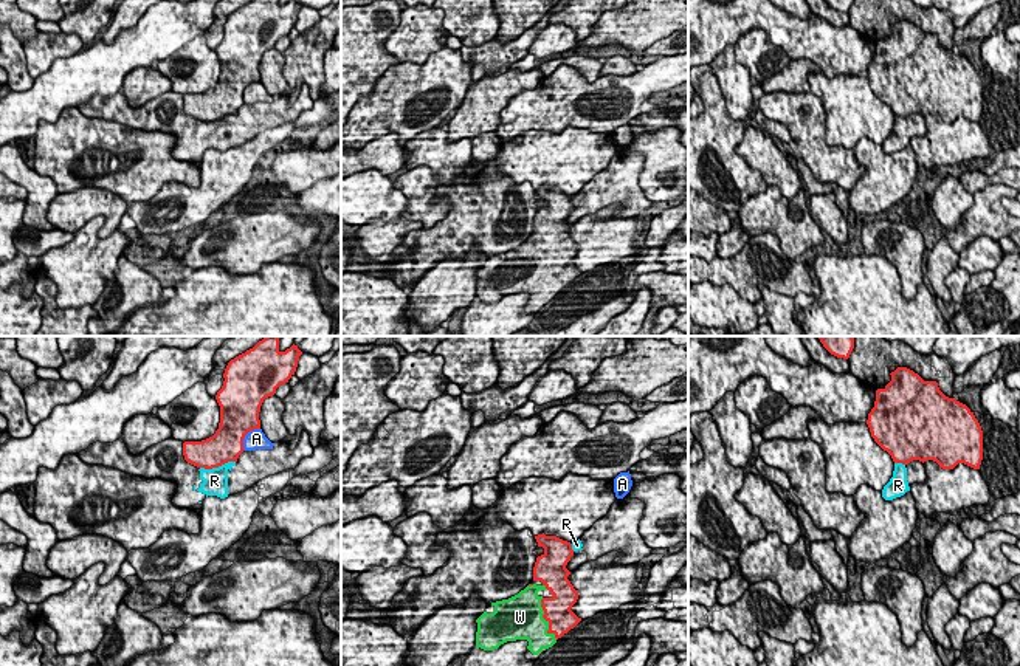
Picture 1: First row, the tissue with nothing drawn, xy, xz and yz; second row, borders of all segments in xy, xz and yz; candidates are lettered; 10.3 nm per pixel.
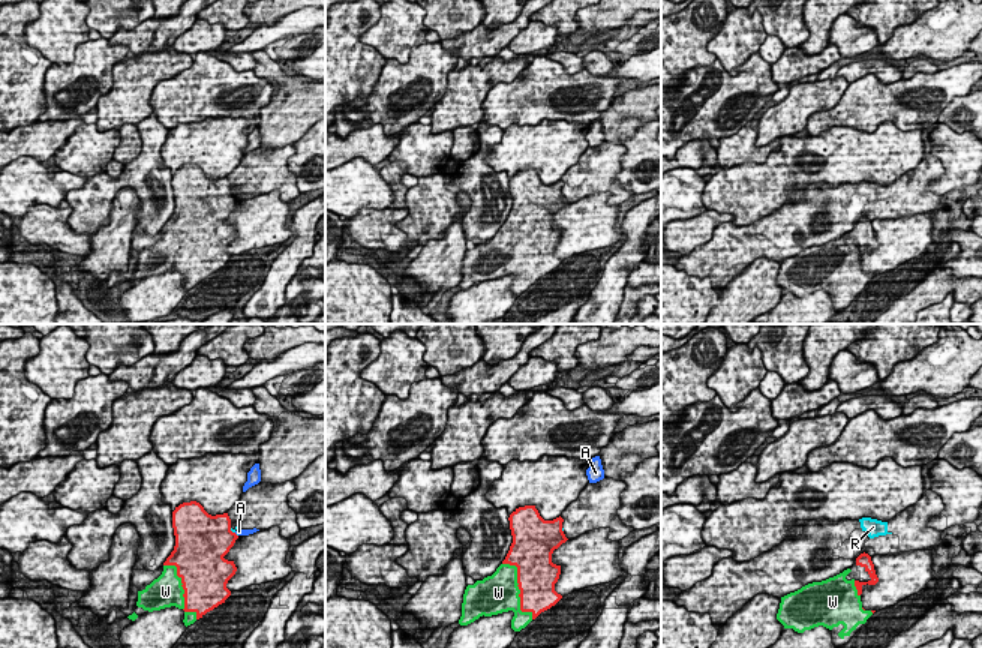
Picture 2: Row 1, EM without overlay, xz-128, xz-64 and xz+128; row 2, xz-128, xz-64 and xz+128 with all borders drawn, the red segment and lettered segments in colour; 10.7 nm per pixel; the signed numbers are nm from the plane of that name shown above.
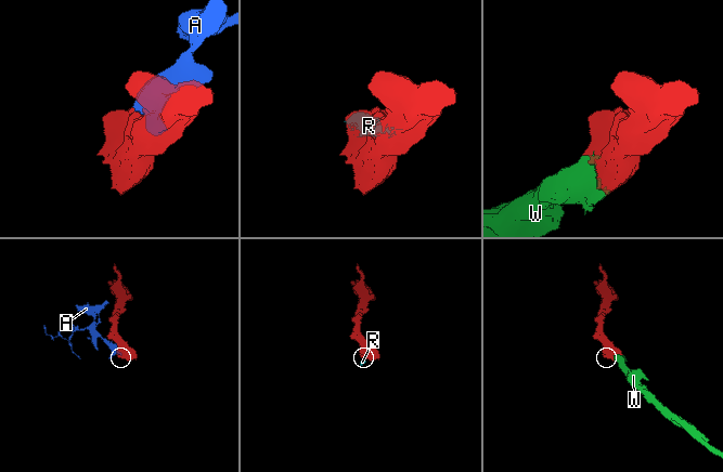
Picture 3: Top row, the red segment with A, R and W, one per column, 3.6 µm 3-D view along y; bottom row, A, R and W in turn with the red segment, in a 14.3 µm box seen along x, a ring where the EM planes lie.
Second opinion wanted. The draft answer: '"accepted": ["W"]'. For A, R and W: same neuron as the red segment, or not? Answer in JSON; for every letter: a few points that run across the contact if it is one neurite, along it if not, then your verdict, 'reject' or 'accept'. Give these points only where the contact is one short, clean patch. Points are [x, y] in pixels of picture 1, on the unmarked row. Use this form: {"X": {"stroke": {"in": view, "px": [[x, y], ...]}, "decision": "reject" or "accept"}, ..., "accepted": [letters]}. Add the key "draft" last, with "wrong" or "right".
{"A": {"decision": "reject"}, "R": {"decision": "reject"}, "W": {"decision": "accept"}, "accepted": ["W"], "draft": "right"}

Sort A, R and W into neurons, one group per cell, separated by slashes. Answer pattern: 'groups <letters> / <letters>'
groups A / R / W

